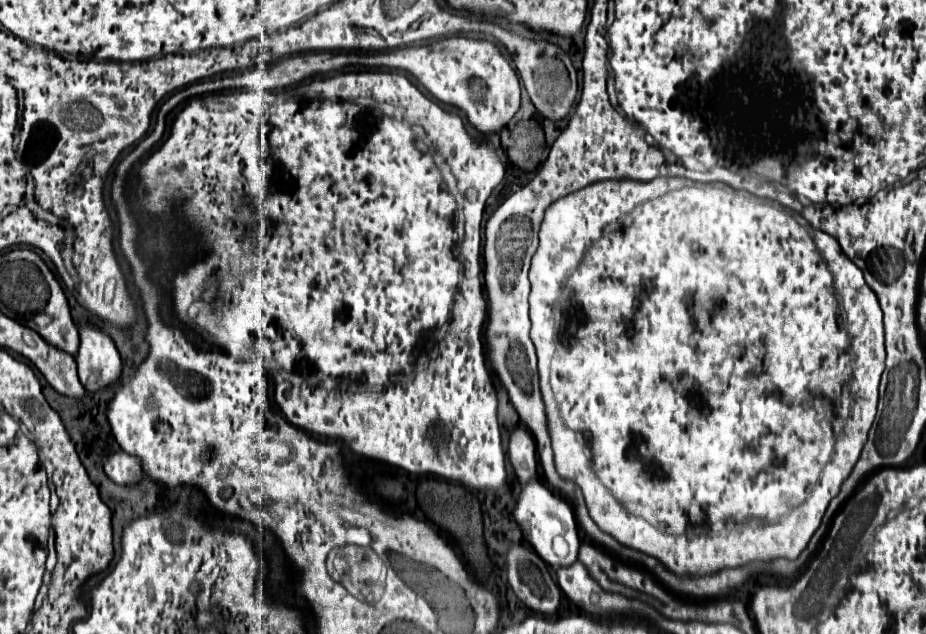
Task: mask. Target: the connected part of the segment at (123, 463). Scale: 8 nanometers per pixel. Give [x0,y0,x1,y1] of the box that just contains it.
[104,450,142,484]

